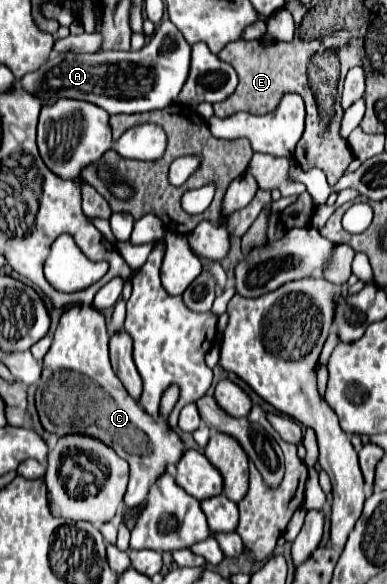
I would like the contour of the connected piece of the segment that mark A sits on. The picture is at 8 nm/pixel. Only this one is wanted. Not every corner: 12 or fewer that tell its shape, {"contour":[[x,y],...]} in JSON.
{"contour":[[163,20],[139,52],[51,56],[19,84],[109,114],[165,108],[191,46]]}

